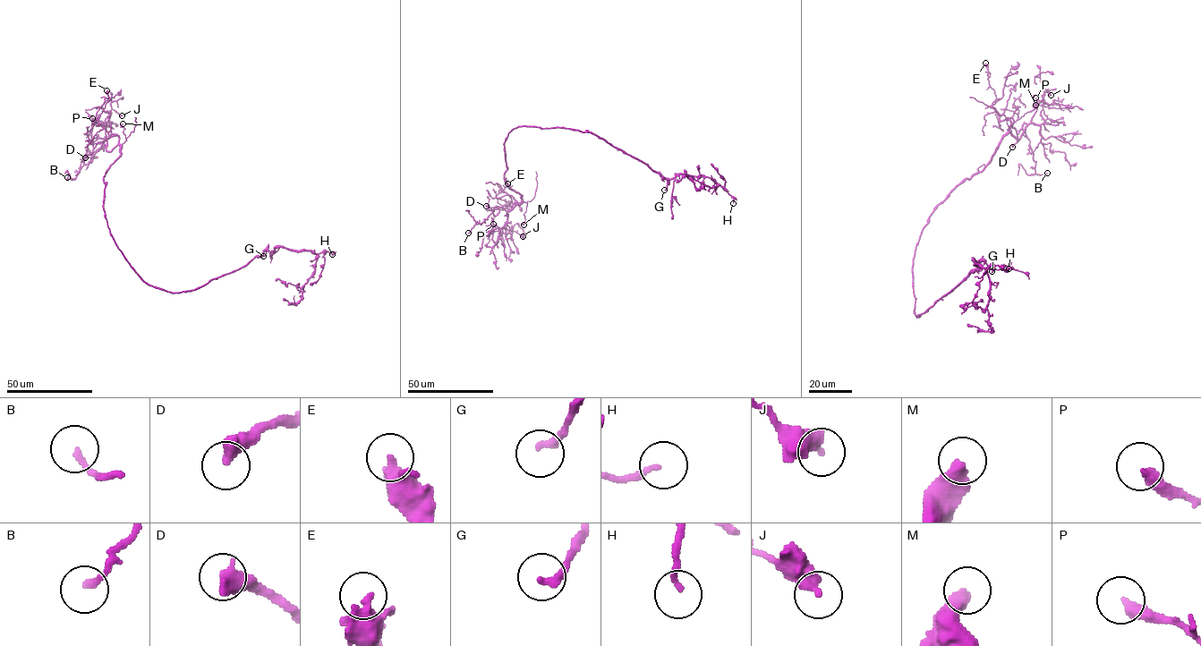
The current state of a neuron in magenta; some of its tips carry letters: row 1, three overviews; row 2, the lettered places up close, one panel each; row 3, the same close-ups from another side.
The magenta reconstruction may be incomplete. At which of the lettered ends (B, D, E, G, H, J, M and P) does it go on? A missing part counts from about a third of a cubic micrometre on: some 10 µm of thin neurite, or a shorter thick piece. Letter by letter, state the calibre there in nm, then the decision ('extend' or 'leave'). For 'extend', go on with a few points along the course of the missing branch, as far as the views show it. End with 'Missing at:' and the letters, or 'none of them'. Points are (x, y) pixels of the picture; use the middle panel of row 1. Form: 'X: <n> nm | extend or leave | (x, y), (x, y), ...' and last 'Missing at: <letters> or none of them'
B: 200 nm | leave
D: 480 nm | extend
E: 360 nm | leave
G: 240 nm | leave
H: 160 nm | leave
J: 440 nm | leave
M: 500 nm | leave
P: 380 nm | leave
Missing at: D

